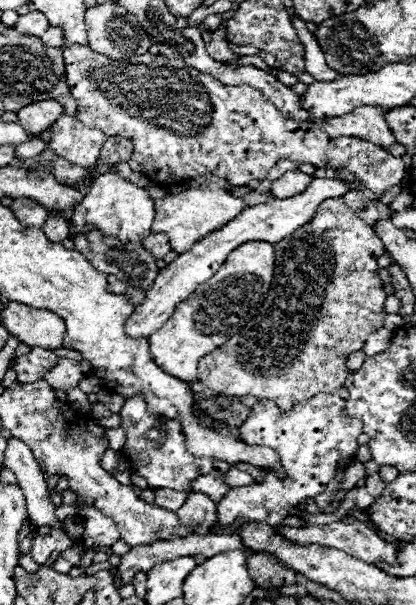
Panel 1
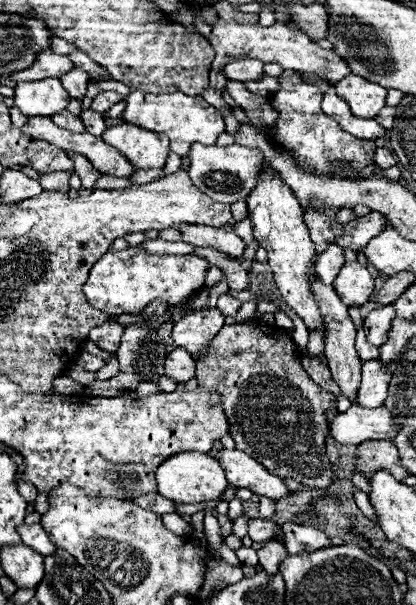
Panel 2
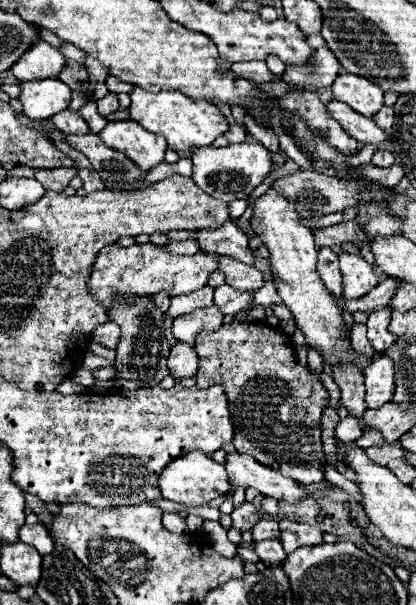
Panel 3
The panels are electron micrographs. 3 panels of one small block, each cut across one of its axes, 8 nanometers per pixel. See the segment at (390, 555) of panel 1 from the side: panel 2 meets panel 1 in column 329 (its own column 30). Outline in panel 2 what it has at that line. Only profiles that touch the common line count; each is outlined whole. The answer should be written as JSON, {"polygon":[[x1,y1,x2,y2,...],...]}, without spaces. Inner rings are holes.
{"polygon":[[22,524,18,528,18,534,26,546,34,548,42,556,50,556,56,550,56,546,50,542,48,534,44,532,44,528,40,524]]}

